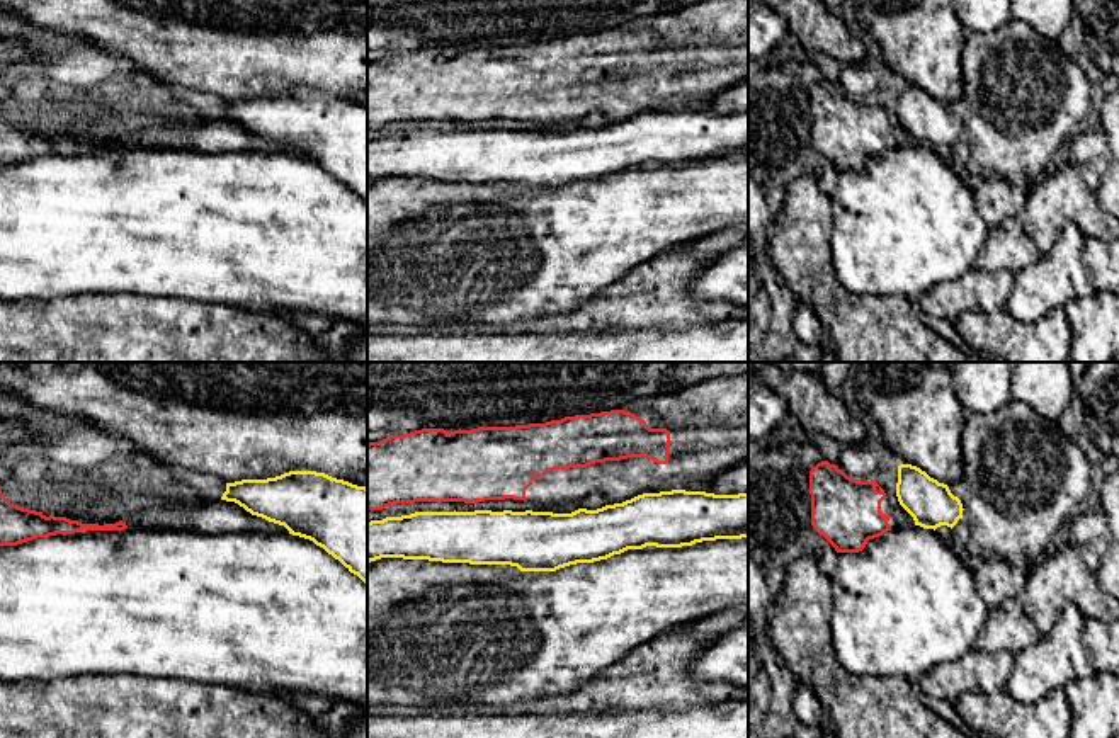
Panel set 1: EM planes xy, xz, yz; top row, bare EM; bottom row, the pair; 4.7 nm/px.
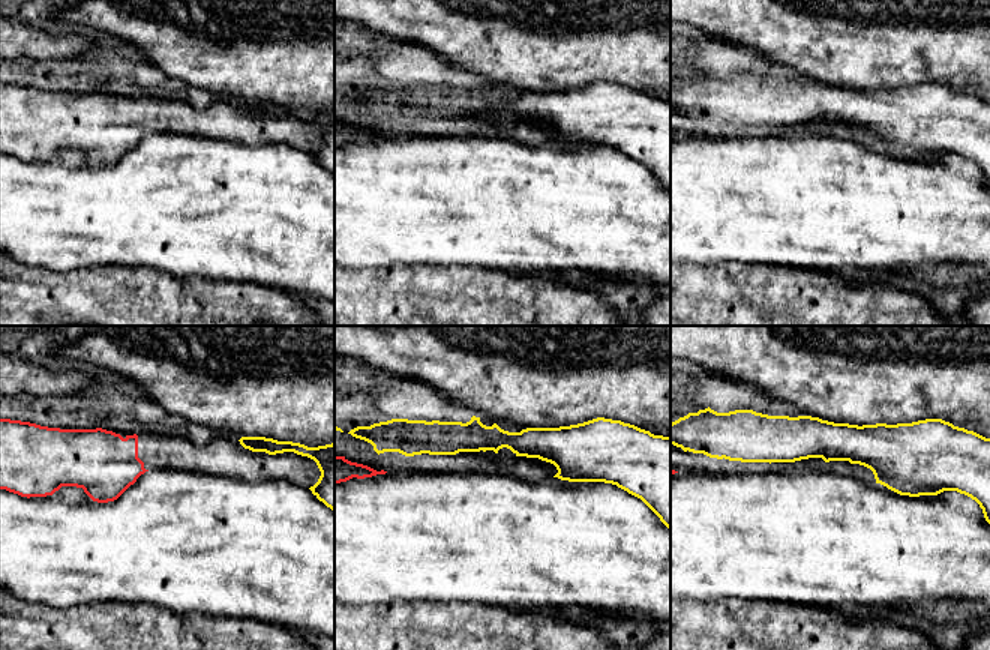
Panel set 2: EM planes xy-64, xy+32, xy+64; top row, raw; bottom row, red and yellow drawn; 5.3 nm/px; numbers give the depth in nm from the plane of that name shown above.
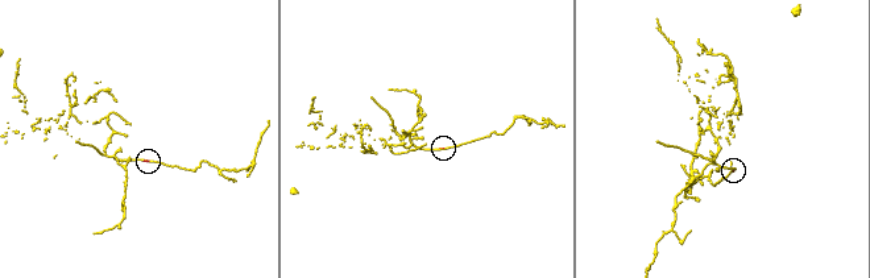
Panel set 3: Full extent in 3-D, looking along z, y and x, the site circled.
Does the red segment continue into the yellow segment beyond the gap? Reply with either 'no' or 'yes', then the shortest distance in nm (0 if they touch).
no | 40 nm

